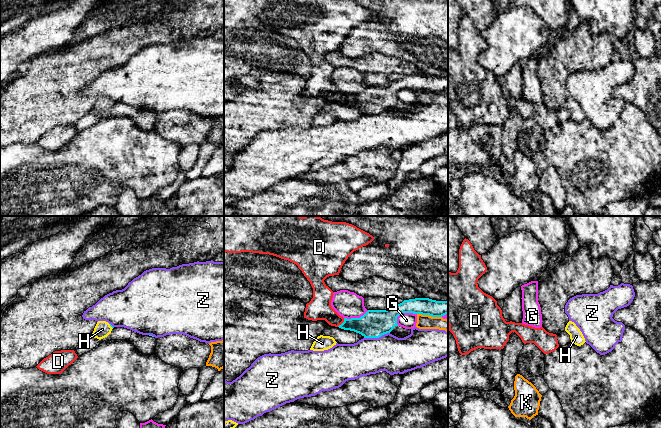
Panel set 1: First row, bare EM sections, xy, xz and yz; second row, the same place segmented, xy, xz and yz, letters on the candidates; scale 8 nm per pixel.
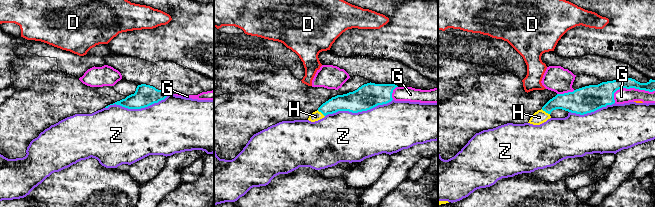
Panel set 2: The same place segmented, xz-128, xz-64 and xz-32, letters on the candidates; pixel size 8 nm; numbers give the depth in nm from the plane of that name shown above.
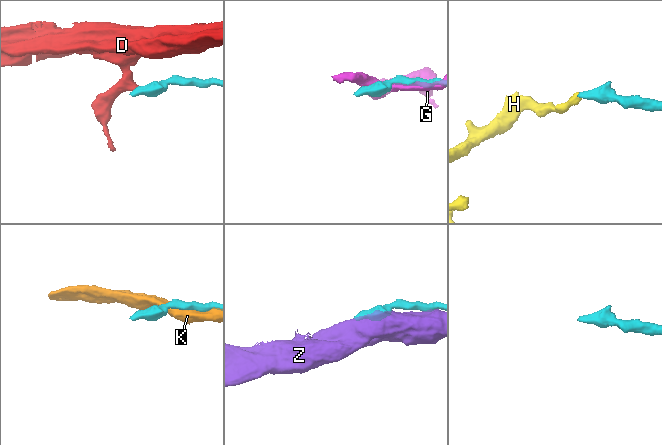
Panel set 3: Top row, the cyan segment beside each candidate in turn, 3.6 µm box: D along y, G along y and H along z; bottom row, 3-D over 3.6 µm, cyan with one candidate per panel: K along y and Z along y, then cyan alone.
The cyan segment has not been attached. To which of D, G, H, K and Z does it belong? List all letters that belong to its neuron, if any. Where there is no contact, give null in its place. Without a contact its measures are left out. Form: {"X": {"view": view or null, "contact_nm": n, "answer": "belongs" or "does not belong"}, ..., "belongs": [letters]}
{"D": {"view": "xz", "contact_nm": 90, "answer": "does not belong"}, "G": {"view": "xz", "contact_nm": 190, "answer": "does not belong"}, "H": {"view": "xy", "contact_nm": 50, "answer": "belongs"}, "K": {"view": "xz", "contact_nm": 200, "answer": "does not belong"}, "Z": {"view": "xz", "contact_nm": 220, "answer": "does not belong"}, "belongs": ["H"]}

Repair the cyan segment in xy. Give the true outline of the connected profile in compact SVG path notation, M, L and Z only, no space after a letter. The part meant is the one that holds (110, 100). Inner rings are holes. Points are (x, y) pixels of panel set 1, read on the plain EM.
M98 97L91 113L99 116L107 113L114 103L106 97Z

